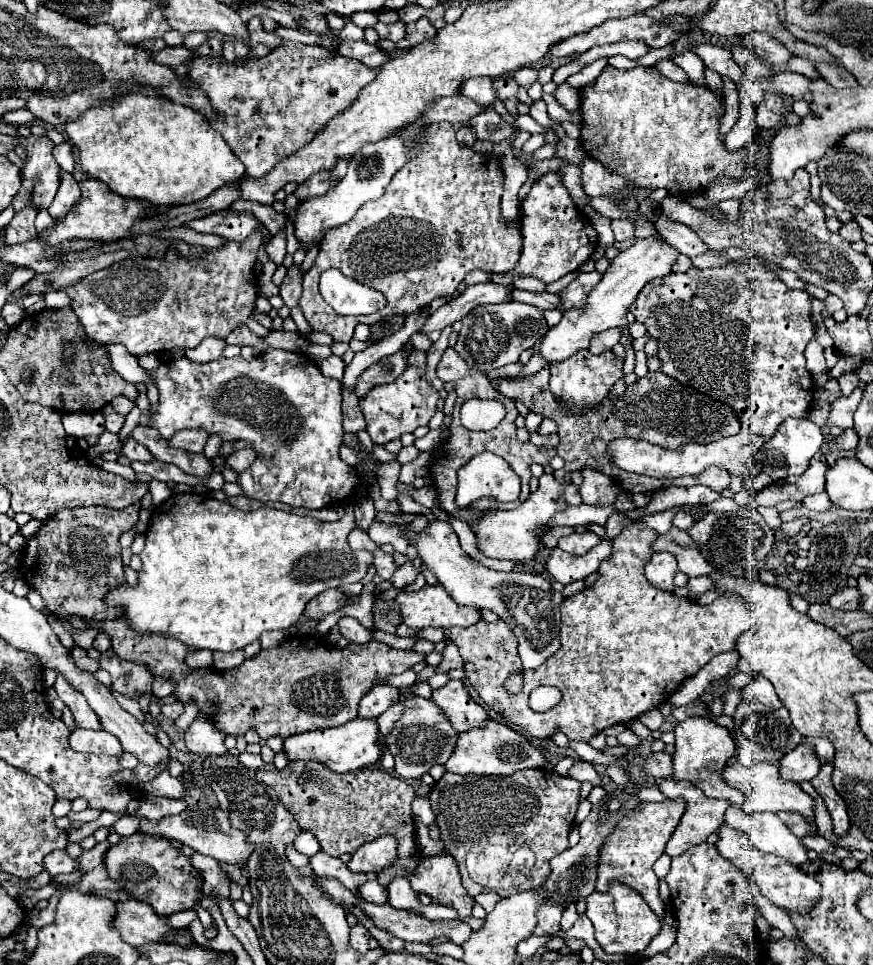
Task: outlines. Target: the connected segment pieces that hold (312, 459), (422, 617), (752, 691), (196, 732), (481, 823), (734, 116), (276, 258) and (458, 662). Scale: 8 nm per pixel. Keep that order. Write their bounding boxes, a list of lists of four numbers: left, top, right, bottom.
[[84,338,400,514],[394,584,480,628],[742,676,782,708],[184,714,226,756],[430,770,580,898],[720,76,739,140],[266,232,284,266],[436,644,464,672]]

